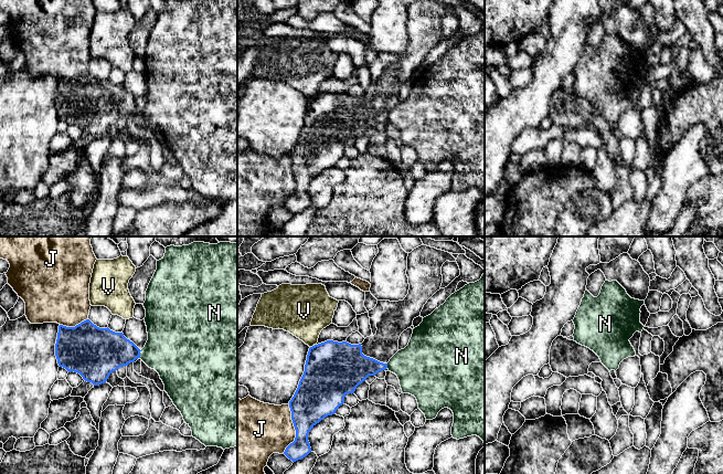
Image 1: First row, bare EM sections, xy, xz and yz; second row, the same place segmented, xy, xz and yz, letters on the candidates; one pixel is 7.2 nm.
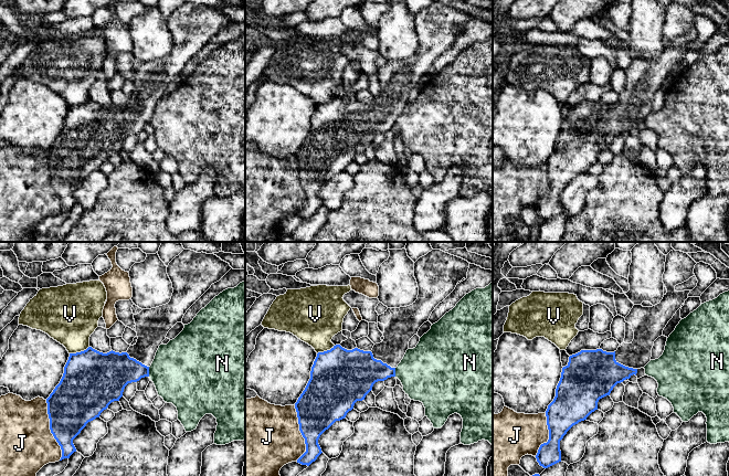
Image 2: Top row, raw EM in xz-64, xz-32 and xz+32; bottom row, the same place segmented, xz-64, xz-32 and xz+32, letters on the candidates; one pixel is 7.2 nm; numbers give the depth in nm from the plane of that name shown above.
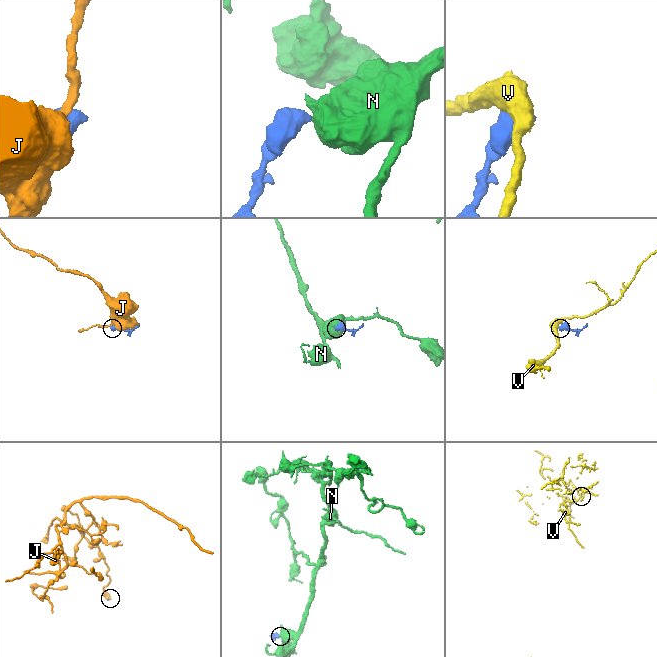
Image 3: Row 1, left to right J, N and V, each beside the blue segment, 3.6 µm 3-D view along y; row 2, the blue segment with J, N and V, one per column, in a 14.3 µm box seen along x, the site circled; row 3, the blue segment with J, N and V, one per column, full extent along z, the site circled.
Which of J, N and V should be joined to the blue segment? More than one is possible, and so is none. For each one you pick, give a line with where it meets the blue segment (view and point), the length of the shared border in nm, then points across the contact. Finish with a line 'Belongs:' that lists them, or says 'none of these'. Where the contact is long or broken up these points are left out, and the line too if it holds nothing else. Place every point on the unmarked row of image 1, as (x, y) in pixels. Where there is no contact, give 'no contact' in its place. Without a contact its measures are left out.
Belongs: none of these

